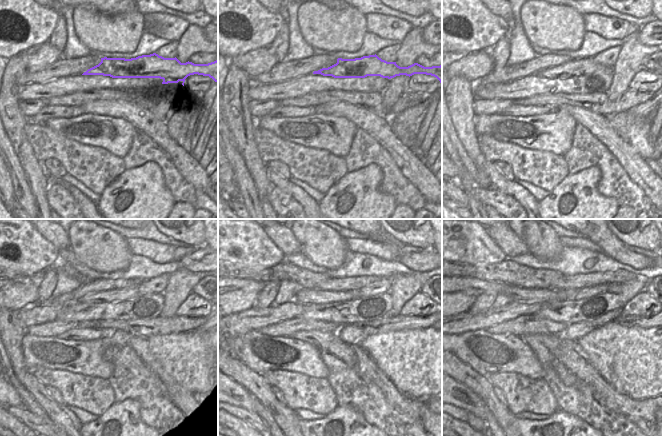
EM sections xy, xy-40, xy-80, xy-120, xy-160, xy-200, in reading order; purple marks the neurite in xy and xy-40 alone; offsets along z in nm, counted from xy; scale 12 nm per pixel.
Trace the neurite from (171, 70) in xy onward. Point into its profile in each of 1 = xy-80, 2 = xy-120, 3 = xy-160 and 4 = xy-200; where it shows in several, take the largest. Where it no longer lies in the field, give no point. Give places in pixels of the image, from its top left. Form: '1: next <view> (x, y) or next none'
1: next xy-80 (576, 67)
2: next xy-120 (120, 294)
3: next xy-160 (330, 296)
4: next xy-200 (547, 297)

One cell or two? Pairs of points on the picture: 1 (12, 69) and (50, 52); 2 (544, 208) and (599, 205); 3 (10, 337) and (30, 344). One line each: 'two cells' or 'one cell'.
1: two cells
2: one cell
3: two cells

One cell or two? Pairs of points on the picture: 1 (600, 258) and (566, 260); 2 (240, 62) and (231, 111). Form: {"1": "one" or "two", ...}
{"1": "one", "2": "two"}

